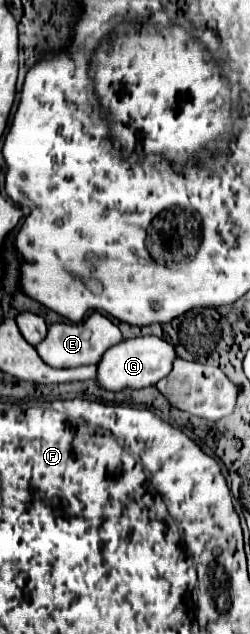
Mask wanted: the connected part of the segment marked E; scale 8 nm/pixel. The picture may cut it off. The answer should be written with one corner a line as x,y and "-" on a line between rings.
93,312
79,324
51,324
47,338
41,344
37,344
37,352
53,368
75,368
83,364
99,364
103,352
107,352
121,340
123,336
117,324
113,324
107,316

